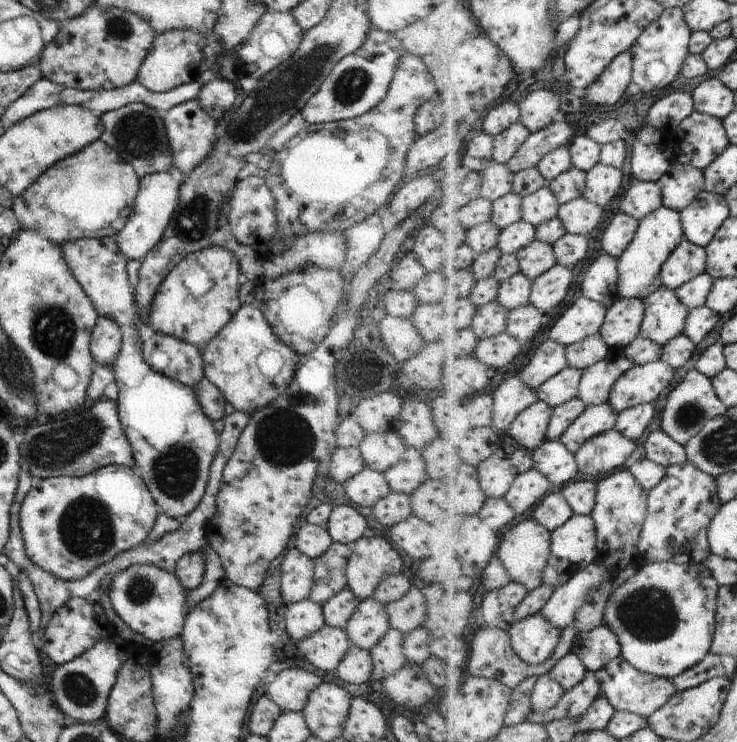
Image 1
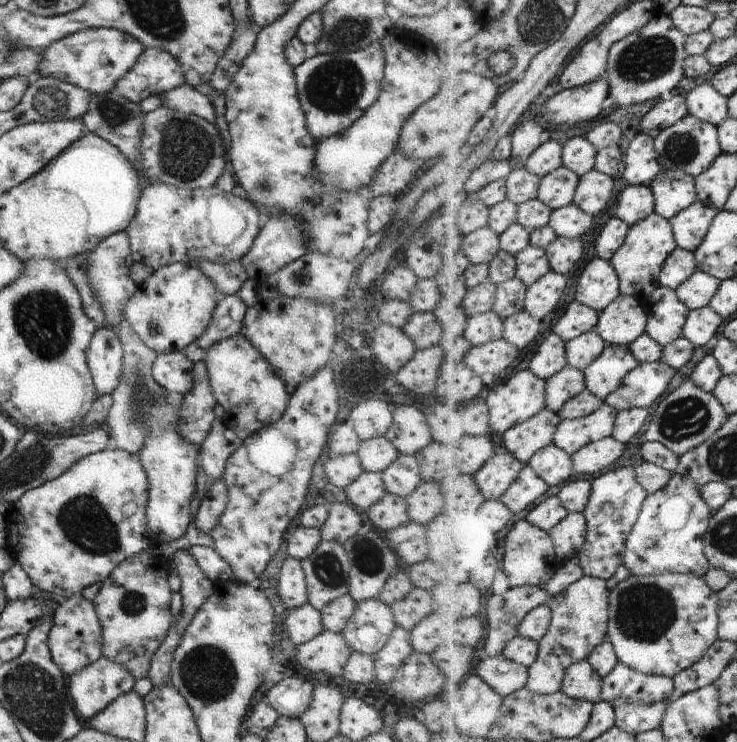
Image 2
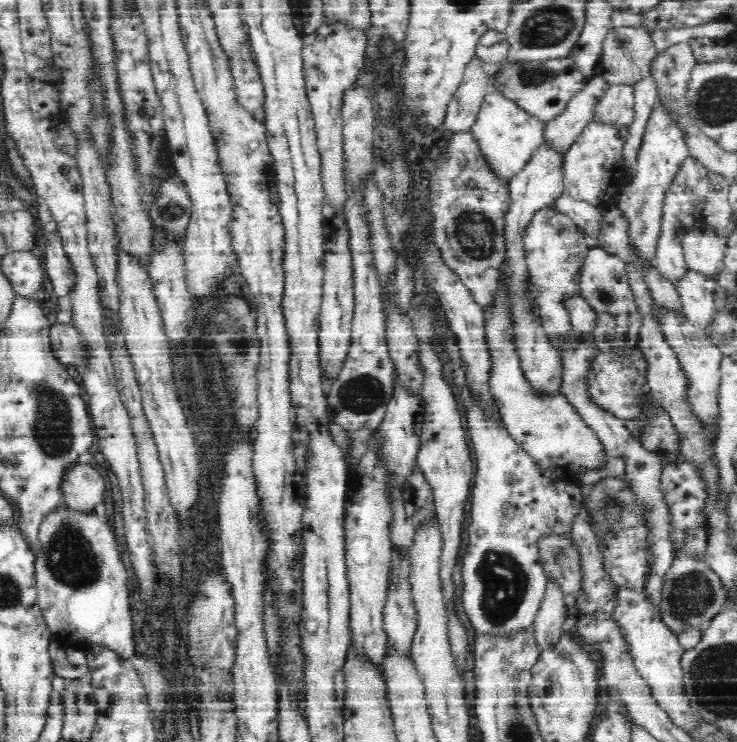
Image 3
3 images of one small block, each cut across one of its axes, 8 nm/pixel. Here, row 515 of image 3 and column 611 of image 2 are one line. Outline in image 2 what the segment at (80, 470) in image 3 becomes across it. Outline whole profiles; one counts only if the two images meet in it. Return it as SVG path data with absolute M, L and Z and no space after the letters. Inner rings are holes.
M610 76L588 86L563 89L549 98L542 108L542 116L550 124L562 125L592 122L604 112L604 102L610 98Z

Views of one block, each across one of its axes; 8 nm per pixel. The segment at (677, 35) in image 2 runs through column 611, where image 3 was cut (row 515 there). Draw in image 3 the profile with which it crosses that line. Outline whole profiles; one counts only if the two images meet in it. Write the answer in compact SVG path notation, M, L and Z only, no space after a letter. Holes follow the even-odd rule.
M69 509L66 512L52 512L48 516L47 520L43 522L39 528L39 543L36 547L36 586L39 590L38 600L42 607L42 612L47 621L48 627L51 630L51 634L57 635L61 632L68 632L70 640L73 645L79 645L83 647L98 647L112 649L112 652L116 653L122 660L128 660L131 662L137 662L136 657L136 641L134 641L134 617L132 616L132 608L130 608L130 582L128 582L128 574L126 574L126 568L118 556L118 548L116 548L116 540L114 540L114 534L110 530L110 526L102 524L96 516L86 516L85 514L78 514Z

